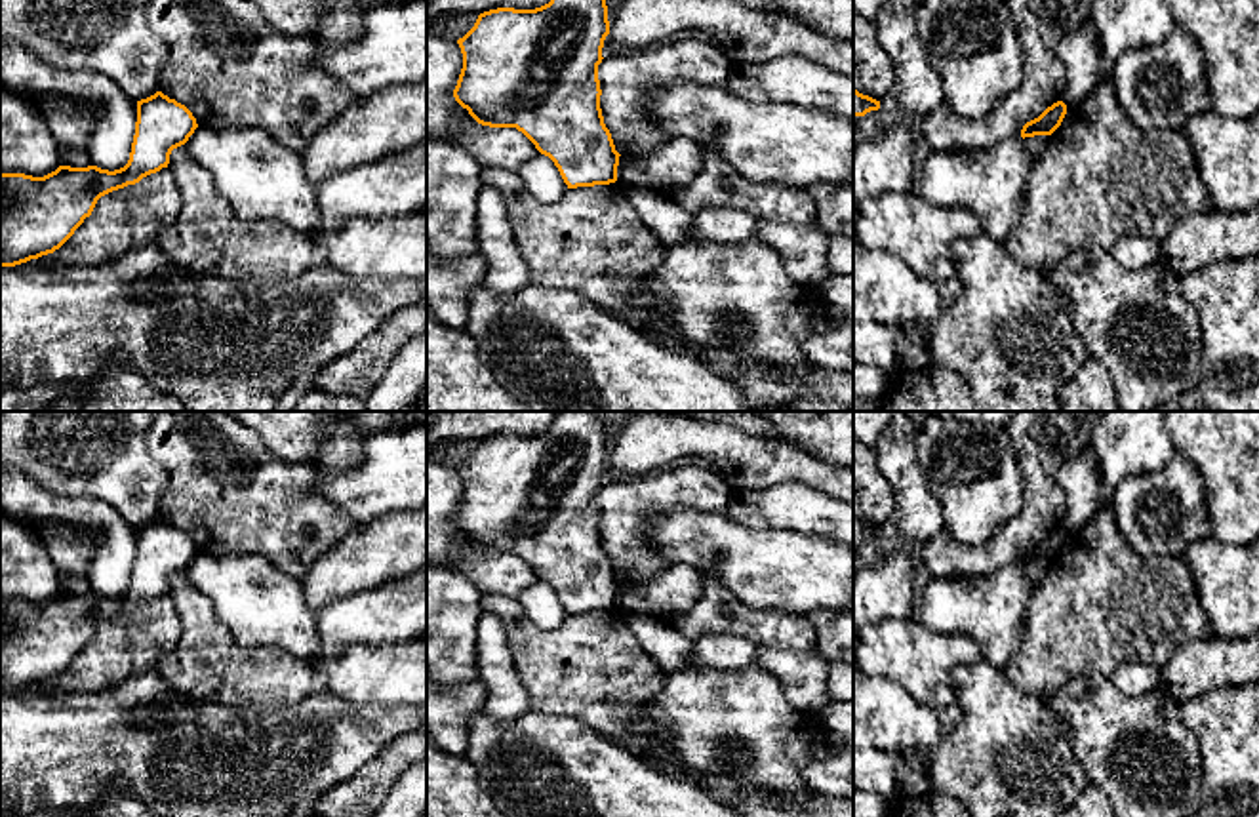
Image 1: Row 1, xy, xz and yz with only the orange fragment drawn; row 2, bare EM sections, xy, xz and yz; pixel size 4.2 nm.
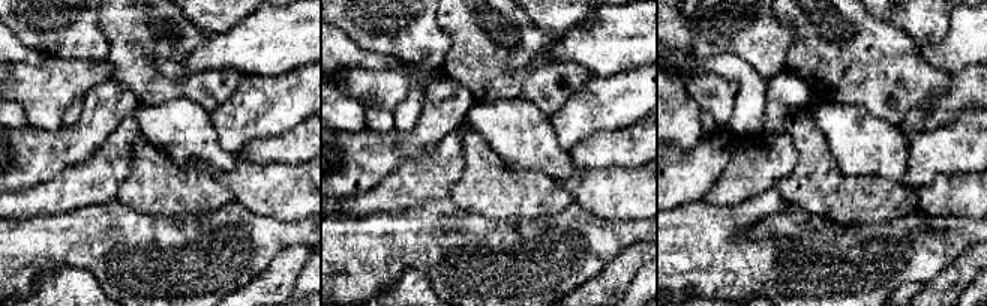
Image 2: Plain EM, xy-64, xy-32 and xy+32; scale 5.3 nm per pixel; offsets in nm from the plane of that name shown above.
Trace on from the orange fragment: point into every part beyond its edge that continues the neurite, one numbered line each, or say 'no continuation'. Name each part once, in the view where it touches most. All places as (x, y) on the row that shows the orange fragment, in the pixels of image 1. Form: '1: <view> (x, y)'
no continuation

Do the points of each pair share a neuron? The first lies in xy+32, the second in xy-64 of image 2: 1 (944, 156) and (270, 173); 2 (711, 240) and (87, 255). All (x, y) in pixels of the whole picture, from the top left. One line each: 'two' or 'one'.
1: two
2: one

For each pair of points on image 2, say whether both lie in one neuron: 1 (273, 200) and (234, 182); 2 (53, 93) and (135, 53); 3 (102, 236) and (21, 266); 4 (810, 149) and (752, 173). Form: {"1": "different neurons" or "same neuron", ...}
{"1": "same neuron", "2": "different neurons", "3": "same neuron", "4": "different neurons"}

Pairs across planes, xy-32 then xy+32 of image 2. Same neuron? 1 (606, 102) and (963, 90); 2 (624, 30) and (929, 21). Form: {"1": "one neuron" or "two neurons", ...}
{"1": "one neuron", "2": "two neurons"}

